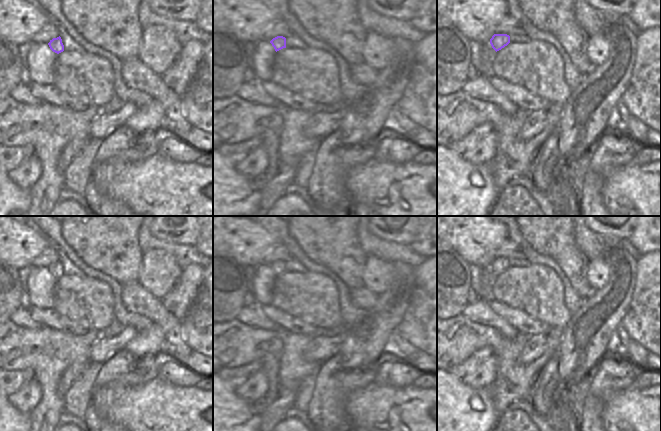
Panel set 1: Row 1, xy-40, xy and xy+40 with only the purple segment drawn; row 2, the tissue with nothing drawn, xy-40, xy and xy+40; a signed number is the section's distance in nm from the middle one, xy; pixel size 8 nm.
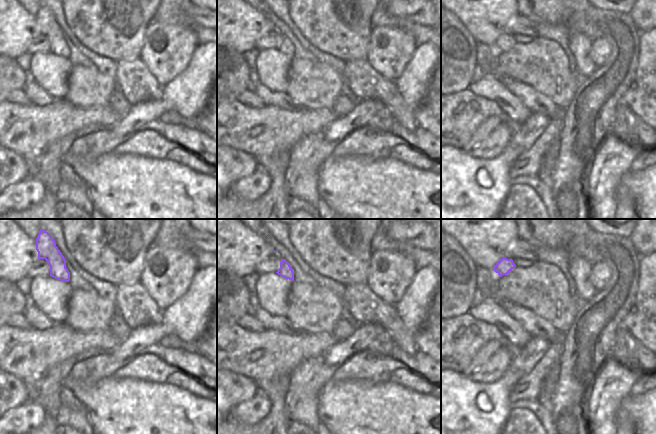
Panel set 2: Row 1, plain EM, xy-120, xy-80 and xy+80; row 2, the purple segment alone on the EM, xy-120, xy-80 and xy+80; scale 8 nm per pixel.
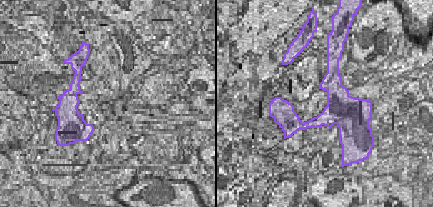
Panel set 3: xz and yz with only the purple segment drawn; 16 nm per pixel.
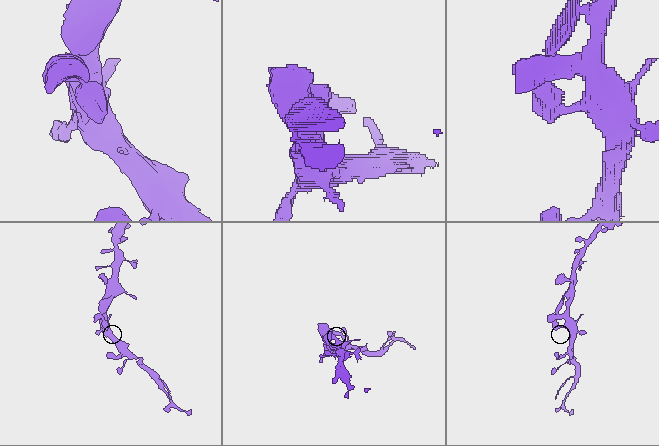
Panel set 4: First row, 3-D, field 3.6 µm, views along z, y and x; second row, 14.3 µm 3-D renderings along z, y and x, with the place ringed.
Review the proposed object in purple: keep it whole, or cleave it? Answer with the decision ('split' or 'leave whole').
leave whole

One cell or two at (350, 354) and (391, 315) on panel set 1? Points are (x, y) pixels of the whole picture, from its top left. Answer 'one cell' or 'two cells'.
one cell

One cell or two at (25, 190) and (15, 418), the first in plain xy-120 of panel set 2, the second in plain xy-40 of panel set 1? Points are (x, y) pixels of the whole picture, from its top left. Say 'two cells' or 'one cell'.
two cells

